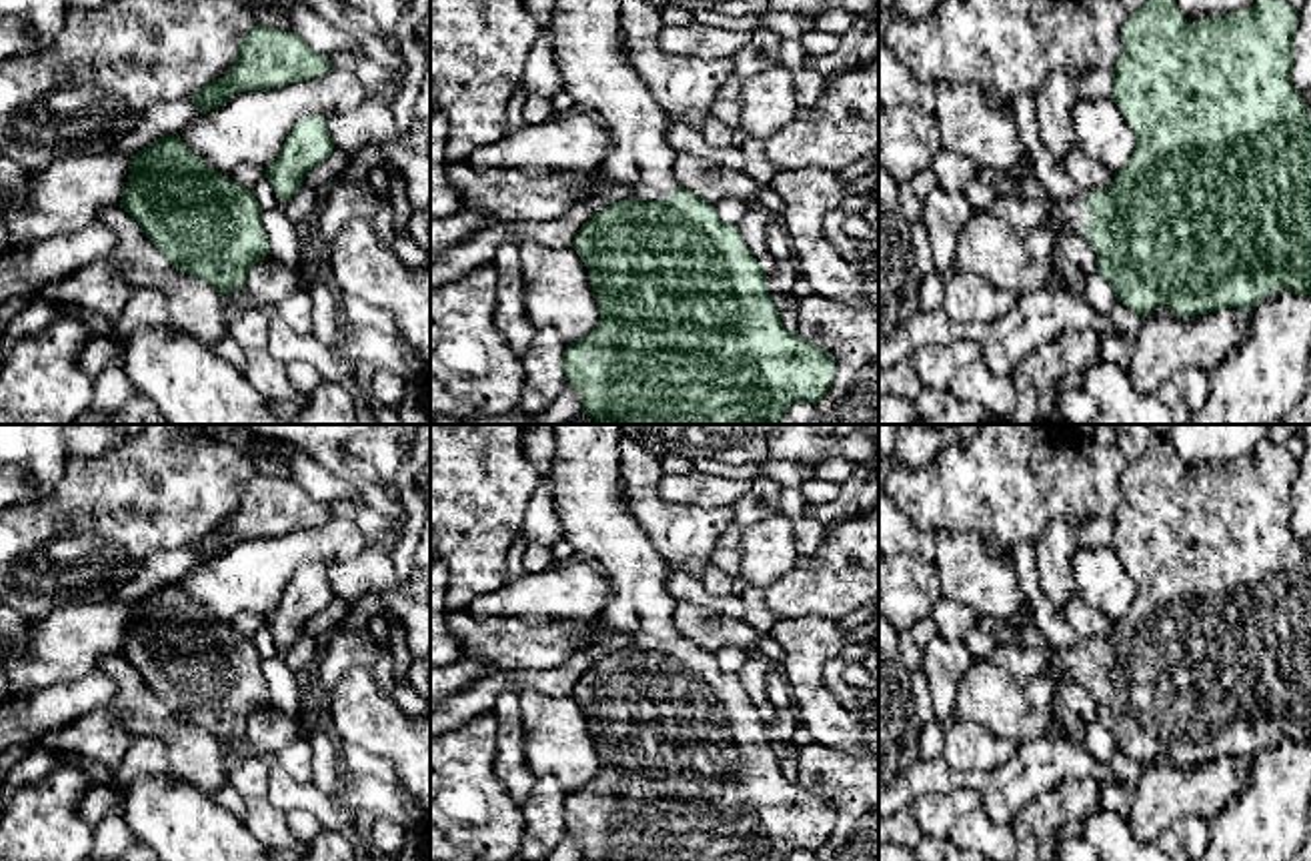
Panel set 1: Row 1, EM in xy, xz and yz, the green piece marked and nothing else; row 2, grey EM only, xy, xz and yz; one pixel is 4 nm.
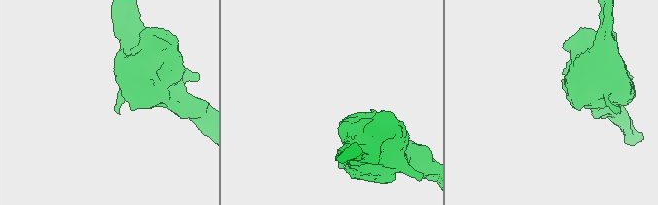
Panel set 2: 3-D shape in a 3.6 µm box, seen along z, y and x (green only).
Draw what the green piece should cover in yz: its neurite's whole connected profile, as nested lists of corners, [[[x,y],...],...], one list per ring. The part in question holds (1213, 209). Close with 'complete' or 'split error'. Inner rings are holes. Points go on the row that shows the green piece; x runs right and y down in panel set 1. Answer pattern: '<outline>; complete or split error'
[[[1145,0],[1129,14],[1121,46],[1123,56],[1113,76],[1113,98],[1129,128],[1135,132],[1137,148],[1129,162],[1115,174],[1115,182],[1091,194],[1079,192],[1069,202],[1055,204],[1043,222],[1055,236],[1067,230],[1081,236],[1097,254],[1097,272],[1113,286],[1119,302],[1145,316],[1159,304],[1167,304],[1179,316],[1209,314],[1225,308],[1253,310],[1263,298],[1277,290],[1311,294],[1311,110],[1293,86],[1293,34],[1299,12],[1287,0],[1257,0],[1251,8],[1225,16],[1199,18],[1189,24],[1175,0]]]; split error

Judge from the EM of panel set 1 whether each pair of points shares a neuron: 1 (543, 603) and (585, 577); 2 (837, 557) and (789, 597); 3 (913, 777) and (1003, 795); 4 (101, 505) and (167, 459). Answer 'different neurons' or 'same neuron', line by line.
1: same neuron
2: same neuron
3: same neuron
4: same neuron

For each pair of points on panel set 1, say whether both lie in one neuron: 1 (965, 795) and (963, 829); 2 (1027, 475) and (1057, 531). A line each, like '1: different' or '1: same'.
1: different
2: different

